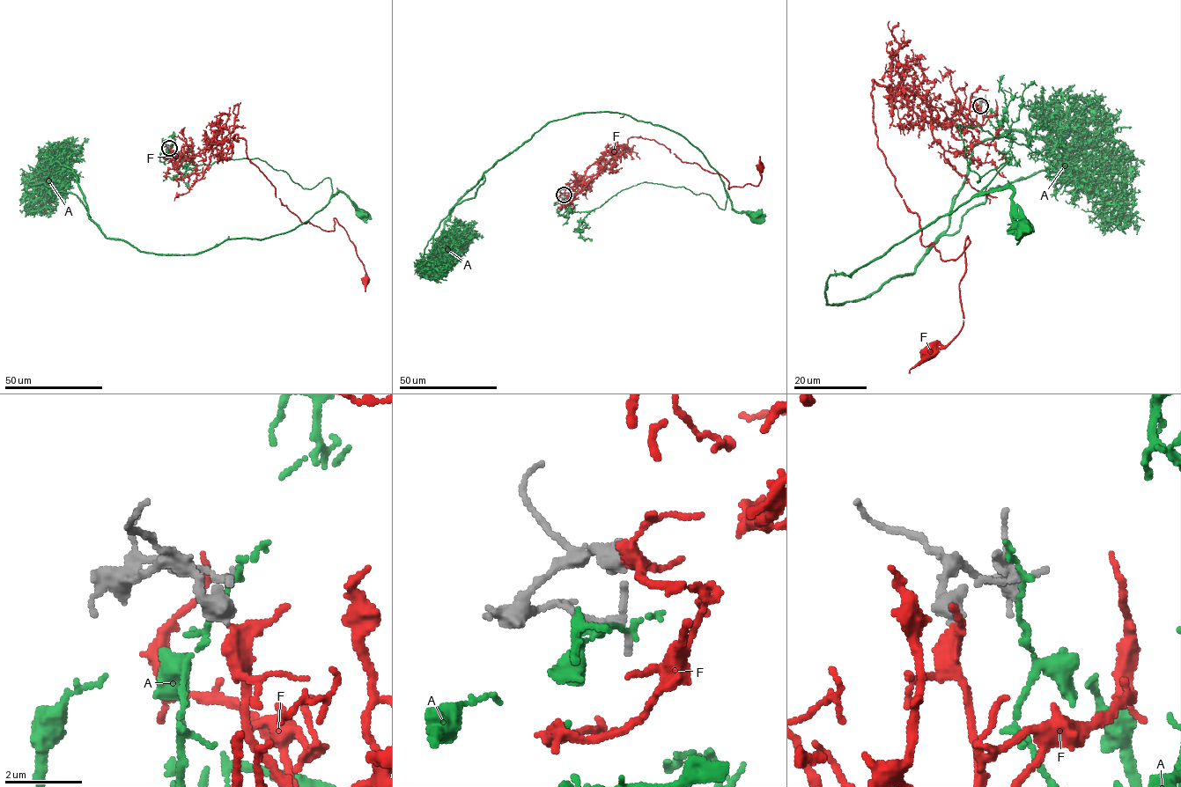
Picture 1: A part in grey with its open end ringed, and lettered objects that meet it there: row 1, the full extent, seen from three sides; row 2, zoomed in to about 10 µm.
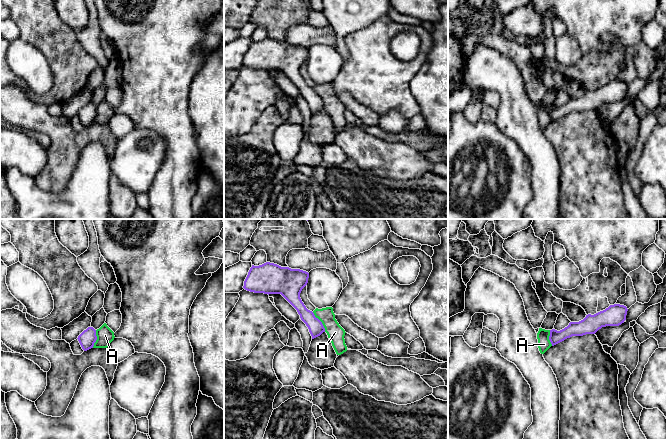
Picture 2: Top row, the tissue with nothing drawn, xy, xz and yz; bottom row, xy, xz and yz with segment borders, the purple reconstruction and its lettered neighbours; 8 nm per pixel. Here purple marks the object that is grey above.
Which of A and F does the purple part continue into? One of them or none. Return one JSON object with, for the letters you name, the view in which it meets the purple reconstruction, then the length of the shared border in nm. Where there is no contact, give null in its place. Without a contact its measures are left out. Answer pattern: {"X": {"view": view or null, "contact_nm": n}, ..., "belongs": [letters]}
{"F": {"view": null}, "belongs": ["F"]}

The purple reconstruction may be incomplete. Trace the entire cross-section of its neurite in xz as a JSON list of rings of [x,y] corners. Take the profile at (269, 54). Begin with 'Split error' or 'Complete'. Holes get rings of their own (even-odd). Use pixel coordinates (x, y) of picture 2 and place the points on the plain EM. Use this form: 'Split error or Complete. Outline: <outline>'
Complete. Outline: [[[266,38],[259,42],[252,41],[243,64],[254,69],[281,70],[297,86],[314,115],[325,108],[325,104],[300,74],[300,69],[307,61],[308,54],[309,49],[306,47]]]

